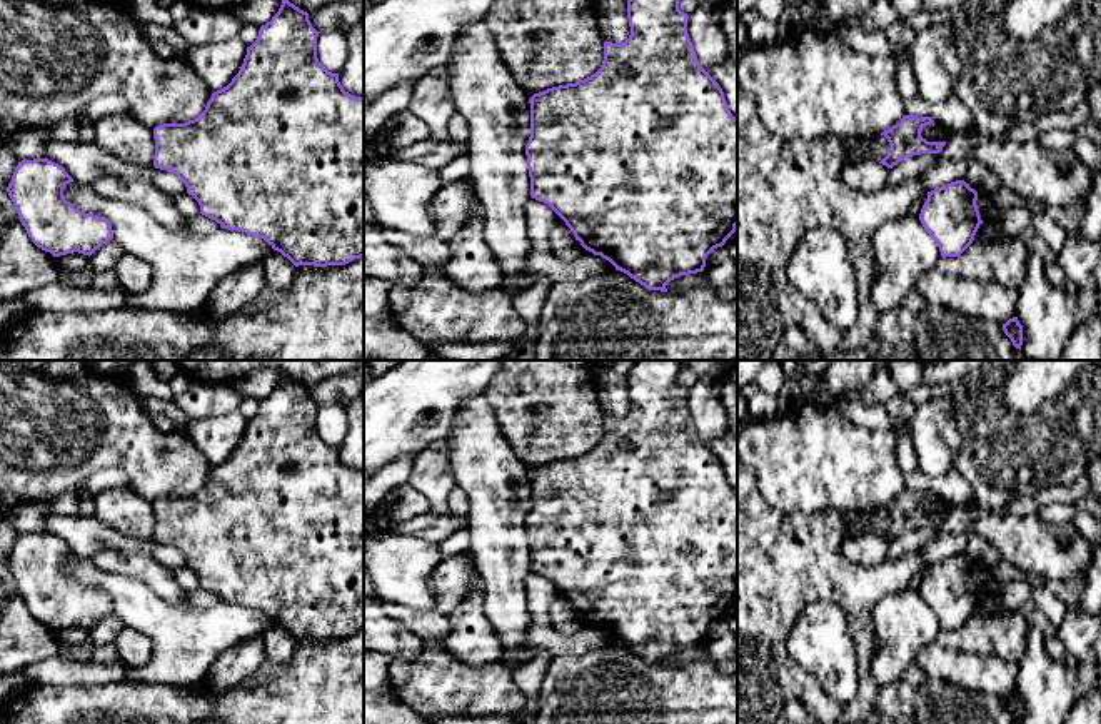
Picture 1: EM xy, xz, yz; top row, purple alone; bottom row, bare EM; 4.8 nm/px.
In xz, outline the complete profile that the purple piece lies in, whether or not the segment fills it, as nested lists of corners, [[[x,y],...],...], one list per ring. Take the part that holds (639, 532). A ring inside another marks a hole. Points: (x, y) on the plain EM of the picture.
[[[636,360],[627,374],[631,409],[624,417],[604,415],[604,434],[591,450],[559,459],[530,470],[530,510],[525,519],[530,571],[547,577],[571,602],[581,619],[609,634],[649,664],[667,666],[666,659],[689,647],[702,646],[707,629],[726,617],[737,601],[737,492],[732,490],[719,457],[701,440],[687,407],[689,389],[679,384],[682,360]]]

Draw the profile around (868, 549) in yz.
[[[874,534],[844,535],[842,556],[856,566],[876,566],[887,559],[889,542]]]

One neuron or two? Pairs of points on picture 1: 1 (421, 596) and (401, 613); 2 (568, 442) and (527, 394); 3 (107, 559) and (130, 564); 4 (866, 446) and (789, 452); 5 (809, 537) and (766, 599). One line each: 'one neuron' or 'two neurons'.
1: two neurons
2: one neuron
3: one neuron
4: one neuron
5: one neuron

